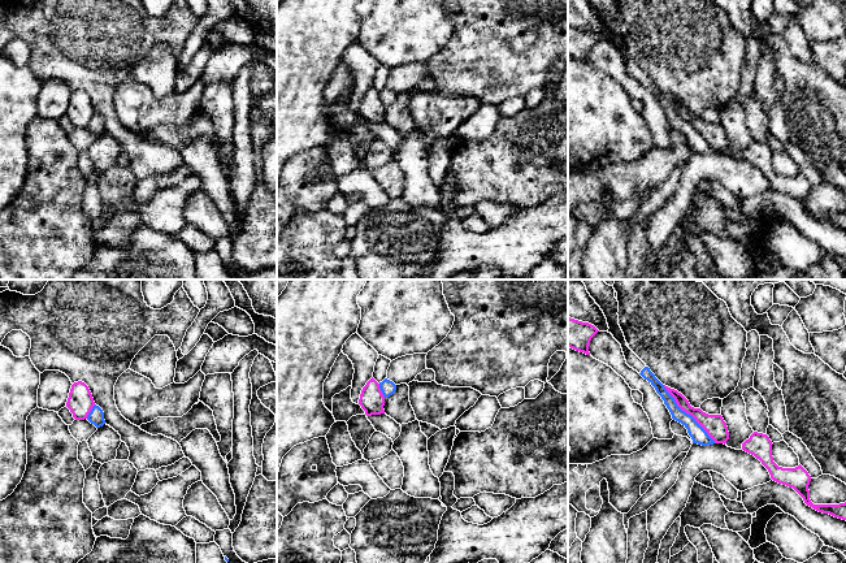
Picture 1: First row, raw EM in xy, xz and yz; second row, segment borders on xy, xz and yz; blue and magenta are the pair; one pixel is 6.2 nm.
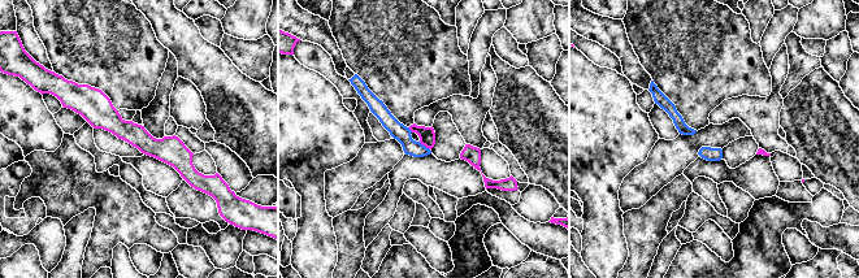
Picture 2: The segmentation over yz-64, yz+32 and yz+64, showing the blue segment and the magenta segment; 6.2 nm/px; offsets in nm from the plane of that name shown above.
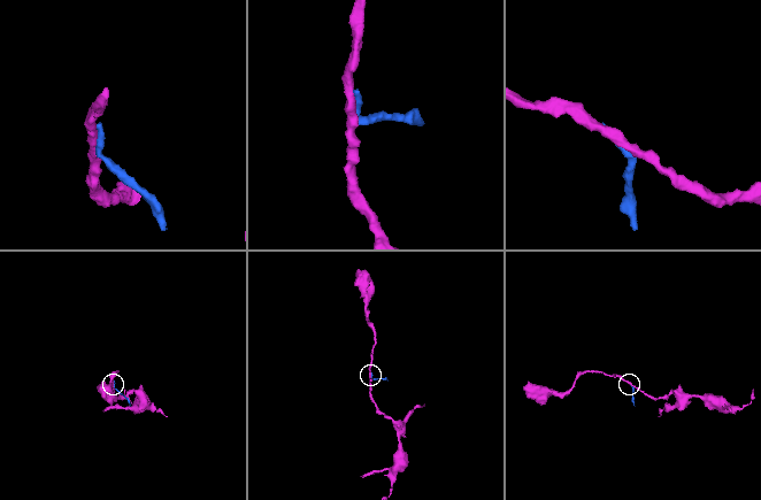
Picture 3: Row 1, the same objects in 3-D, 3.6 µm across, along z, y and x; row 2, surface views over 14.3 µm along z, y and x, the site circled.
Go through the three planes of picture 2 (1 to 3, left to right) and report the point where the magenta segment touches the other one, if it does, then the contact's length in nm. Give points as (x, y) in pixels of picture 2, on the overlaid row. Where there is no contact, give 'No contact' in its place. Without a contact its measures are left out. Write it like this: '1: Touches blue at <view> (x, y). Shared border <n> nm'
1: No contact
2: Touches blue at yz+32 (424, 146). Shared border 90 nm
3: No contact

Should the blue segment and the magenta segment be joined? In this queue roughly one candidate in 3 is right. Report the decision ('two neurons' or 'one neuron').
two neurons

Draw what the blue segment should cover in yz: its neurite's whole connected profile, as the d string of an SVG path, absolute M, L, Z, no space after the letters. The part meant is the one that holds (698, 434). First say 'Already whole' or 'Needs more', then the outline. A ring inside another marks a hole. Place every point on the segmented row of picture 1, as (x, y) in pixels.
Needs more. M581 280L590 296L603 311L608 333L621 345L626 364L637 371L645 380L647 380L656 390L656 393L664 400L664 404L669 410L672 419L681 423L693 439L693 443L702 446L713 445L715 441L707 434L707 432L695 421L695 419L682 411L674 398L667 391L664 385L655 377L650 368L626 346L624 333L619 325L619 302L615 298L613 286L607 285L603 280Z

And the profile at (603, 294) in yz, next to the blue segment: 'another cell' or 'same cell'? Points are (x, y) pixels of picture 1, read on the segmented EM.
same cell

